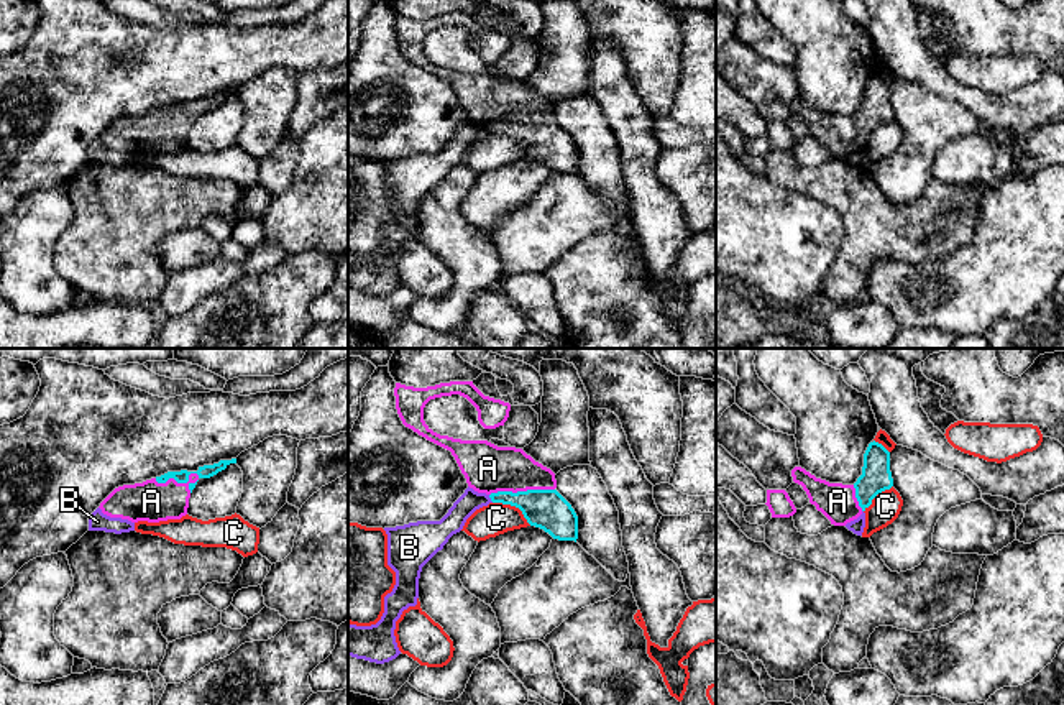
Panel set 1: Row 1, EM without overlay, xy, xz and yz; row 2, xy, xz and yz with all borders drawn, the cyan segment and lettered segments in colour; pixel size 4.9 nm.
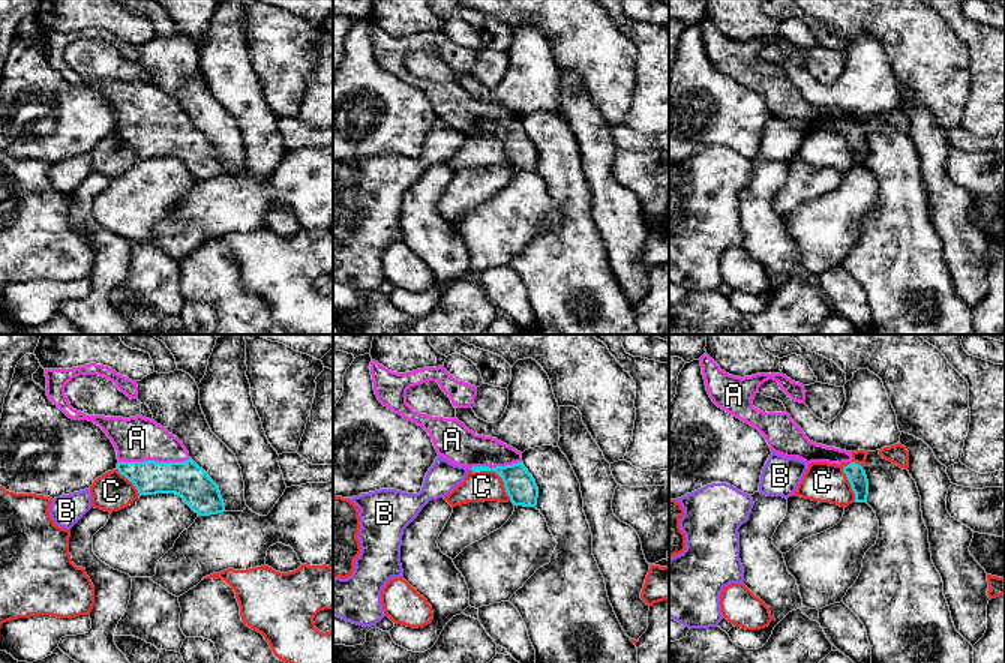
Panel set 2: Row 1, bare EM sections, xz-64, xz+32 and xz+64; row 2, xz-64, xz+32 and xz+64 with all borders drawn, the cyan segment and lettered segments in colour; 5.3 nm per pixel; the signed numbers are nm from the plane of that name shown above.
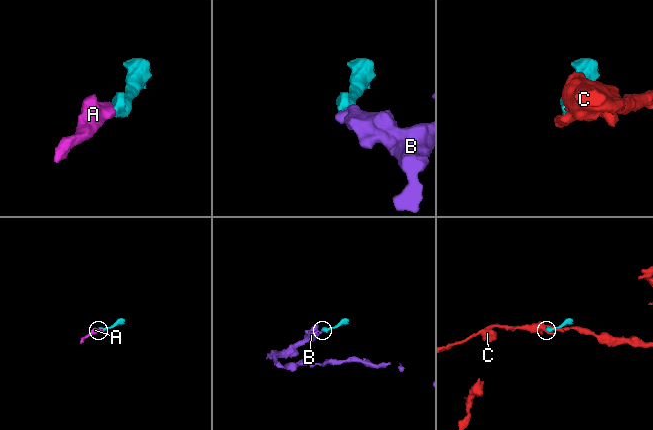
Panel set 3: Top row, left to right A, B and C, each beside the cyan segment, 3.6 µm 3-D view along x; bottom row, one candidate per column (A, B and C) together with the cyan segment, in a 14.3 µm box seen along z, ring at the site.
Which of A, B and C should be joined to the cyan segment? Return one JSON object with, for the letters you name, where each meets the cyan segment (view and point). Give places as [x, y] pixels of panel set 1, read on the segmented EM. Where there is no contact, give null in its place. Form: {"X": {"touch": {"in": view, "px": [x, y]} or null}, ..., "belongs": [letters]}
{"A": {"touch": {"in": "xy", "px": [178, 482]}}, "belongs": ["A"]}

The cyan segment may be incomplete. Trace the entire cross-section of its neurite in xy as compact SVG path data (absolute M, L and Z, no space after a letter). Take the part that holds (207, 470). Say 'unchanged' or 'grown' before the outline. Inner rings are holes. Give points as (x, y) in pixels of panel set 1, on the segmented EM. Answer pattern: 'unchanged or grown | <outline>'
grown | M236 458L204 465L197 472L167 472L143 483L118 486L99 508L110 518L131 523L181 519L187 514L189 498L197 482L217 475L230 463L236 463Z

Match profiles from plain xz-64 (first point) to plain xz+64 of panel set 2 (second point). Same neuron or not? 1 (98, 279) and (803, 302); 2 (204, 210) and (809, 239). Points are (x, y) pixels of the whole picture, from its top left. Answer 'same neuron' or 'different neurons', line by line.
1: different neurons
2: same neuron

